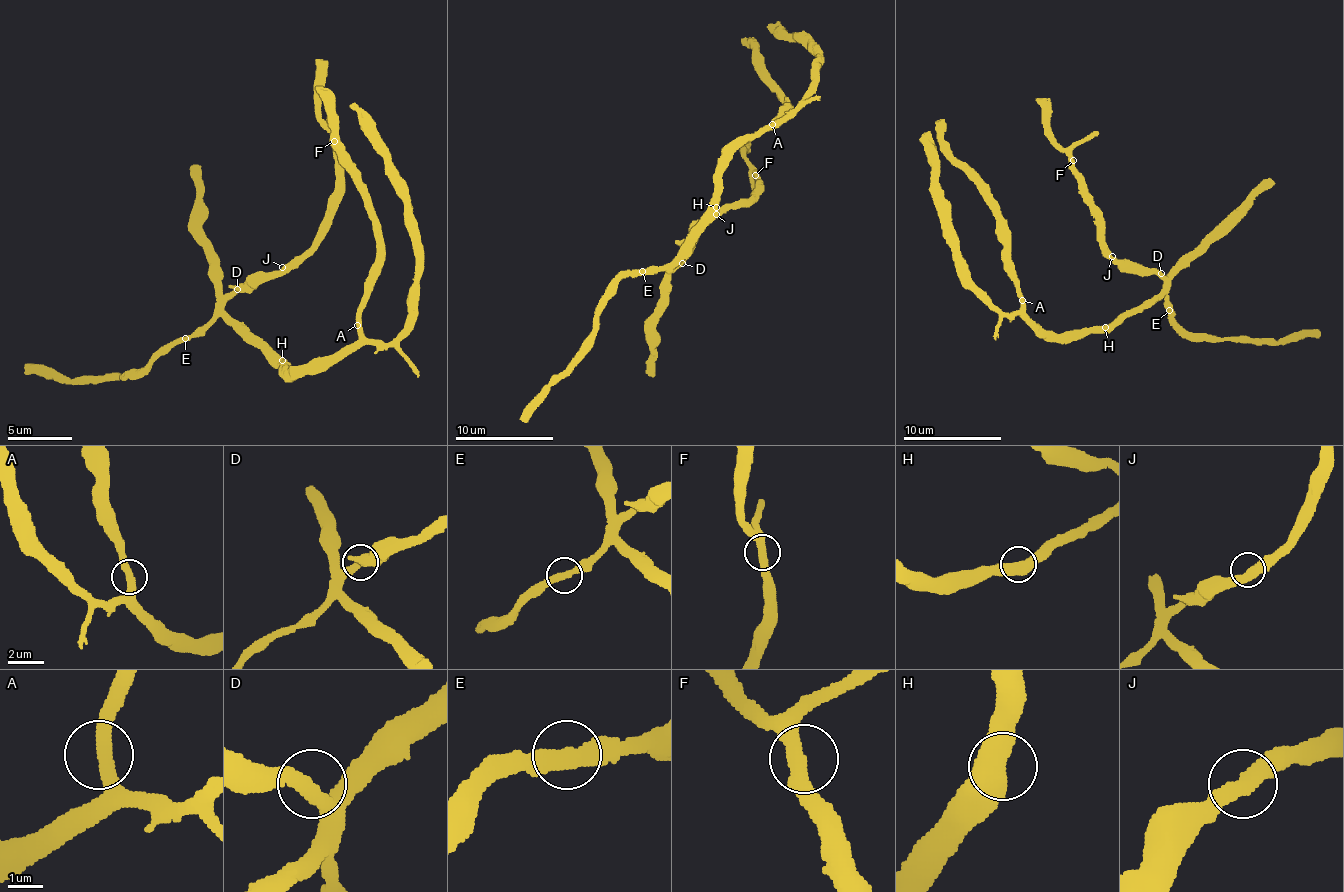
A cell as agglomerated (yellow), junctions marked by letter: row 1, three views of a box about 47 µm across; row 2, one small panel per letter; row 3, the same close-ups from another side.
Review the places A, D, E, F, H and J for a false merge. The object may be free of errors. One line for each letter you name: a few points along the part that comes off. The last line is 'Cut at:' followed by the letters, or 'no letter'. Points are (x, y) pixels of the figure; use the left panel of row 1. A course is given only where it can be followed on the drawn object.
Cut at: no letter

